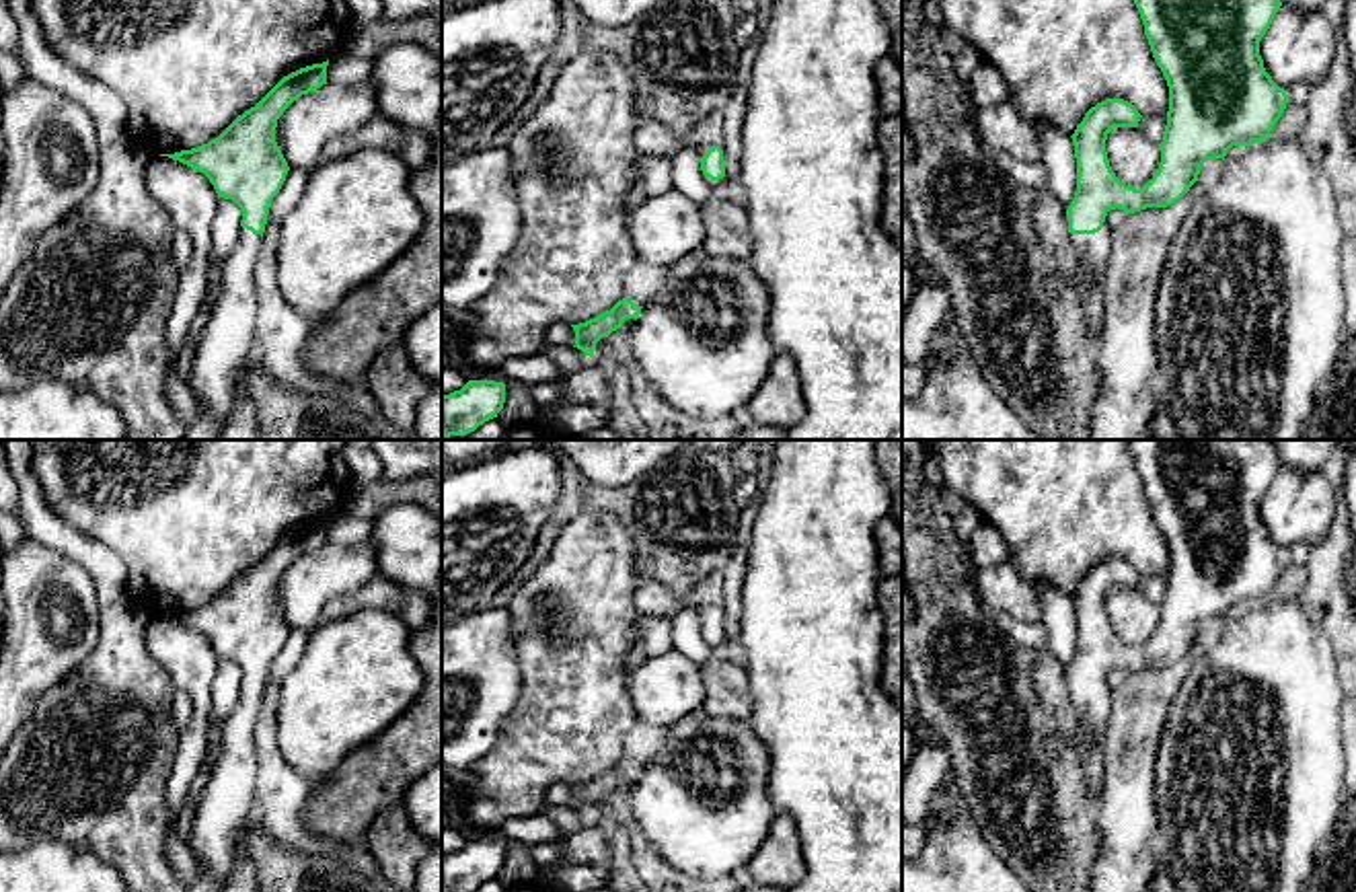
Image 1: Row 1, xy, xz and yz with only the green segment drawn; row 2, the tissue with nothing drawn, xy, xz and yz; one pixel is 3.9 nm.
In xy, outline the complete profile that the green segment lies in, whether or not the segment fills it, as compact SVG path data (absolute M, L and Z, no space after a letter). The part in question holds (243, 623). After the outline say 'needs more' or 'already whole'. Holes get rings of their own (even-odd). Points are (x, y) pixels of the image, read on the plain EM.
M329 520L284 536L208 604L160 615L203 633L218 658L232 660L242 672L242 691L222 726L220 756L201 791L189 841L193 857L218 882L228 880L234 837L257 808L255 723L271 662L290 631L275 602L277 580L302 555L327 545L327 526Z | needs more

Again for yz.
M1128 440L1128 444L1153 518L1169 547L1169 571L1163 602L1159 604L1159 629L1153 639L1138 649L1116 637L1105 612L1105 600L1114 588L1138 588L1142 575L1132 563L1124 559L1105 559L1097 563L1085 573L1083 582L1070 596L1077 619L1077 652L1066 670L1070 701L1068 715L1087 723L1093 732L1091 746L1079 758L1085 795L1093 810L1097 810L1103 791L1103 740L1109 721L1109 691L1103 686L1107 672L1118 668L1128 676L1146 668L1173 666L1198 641L1200 629L1206 621L1225 621L1233 606L1251 606L1268 600L1288 563L1286 551L1272 541L1259 516L1259 501L1282 467L1270 440Z | needs more

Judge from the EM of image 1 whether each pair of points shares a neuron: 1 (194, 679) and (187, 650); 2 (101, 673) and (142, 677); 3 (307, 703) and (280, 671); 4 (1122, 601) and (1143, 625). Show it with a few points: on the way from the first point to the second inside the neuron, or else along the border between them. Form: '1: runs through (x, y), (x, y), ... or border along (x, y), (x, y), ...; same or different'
1: runs through (194, 673), (187, 656); same
2: runs through (111, 677), (132, 677); same
3: border along (309, 634), (300, 660), (278, 683); different
4: runs through (1126, 607), (1137, 619); same

